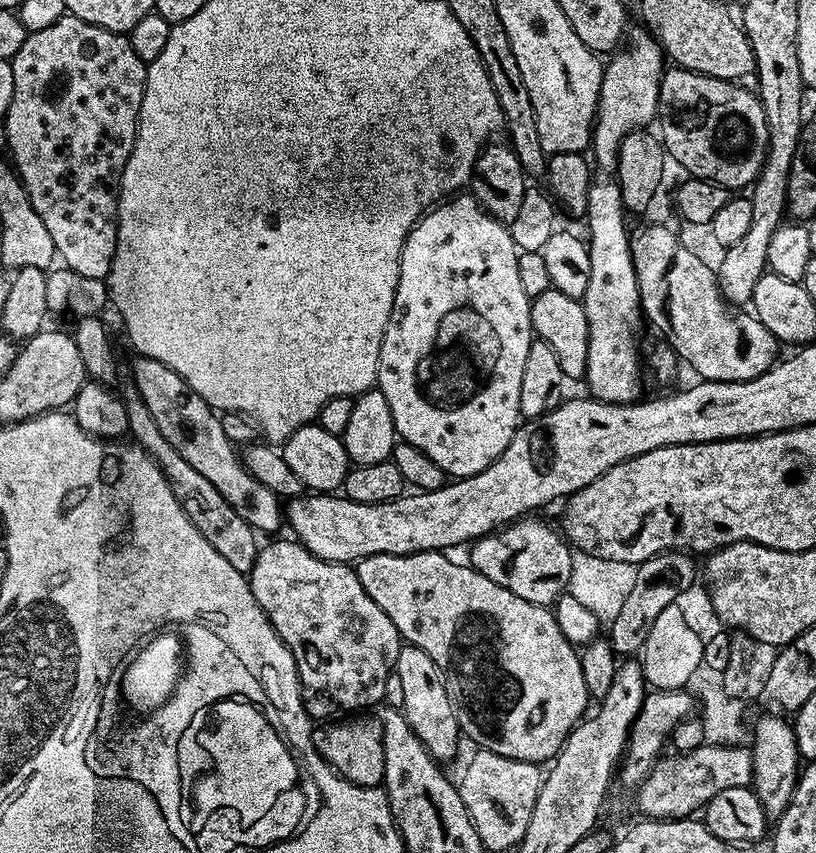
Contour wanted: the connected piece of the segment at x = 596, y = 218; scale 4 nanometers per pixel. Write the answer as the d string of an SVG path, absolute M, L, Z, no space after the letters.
M600 178L588 187L588 197L586 198L586 210L584 216L588 220L588 236L586 235L586 243L588 245L588 253L590 254L590 283L586 285L586 294L583 298L583 306L586 310L586 326L590 330L590 346L586 350L586 370L583 379L588 380L588 388L593 397L607 404L634 404L641 399L640 393L640 364L642 368L642 352L640 356L640 327L645 327L646 317L640 307L640 287L638 286L638 278L634 270L634 262L632 261L632 250L630 247L630 228L624 225L624 216L626 217L626 209L622 202L622 190L619 183L612 178Z

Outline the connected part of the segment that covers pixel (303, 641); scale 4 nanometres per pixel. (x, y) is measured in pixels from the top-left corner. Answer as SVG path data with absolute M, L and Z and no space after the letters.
M287 539L276 540L273 544L265 543L260 549L252 571L247 573L247 577L248 585L258 602L258 606L262 606L266 618L270 618L274 630L280 635L282 642L288 647L290 654L294 658L296 669L298 670L298 678L300 679L300 696L304 700L305 713L311 716L313 721L324 722L337 714L352 714L357 710L371 709L368 707L371 704L378 703L383 698L384 691L388 688L388 680L390 684L393 679L396 659L402 647L400 631L394 626L394 622L390 622L390 618L386 618L386 614L382 614L382 606L378 606L378 602L374 602L374 598L370 598L370 594L366 594L362 582L358 582L358 574L352 564L335 564L329 560L323 560L310 550L306 550L303 544L295 539Z

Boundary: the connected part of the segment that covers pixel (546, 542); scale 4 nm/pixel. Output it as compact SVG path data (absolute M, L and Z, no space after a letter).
M521 518L489 536L481 536L471 545L470 564L510 594L518 594L526 602L552 606L568 591L573 549L557 529L556 533L546 521L532 519L536 518Z

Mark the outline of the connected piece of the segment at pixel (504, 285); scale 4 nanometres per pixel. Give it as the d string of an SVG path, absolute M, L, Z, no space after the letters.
M456 194L447 202L441 202L428 209L419 222L410 230L400 255L400 273L398 274L398 290L394 294L394 306L390 310L390 322L386 322L386 334L382 334L382 350L378 354L378 370L375 387L386 394L386 402L390 406L390 414L394 414L394 426L397 437L410 446L418 446L422 454L426 454L442 470L452 478L473 476L486 466L490 466L510 446L510 438L516 433L521 423L520 395L522 394L522 369L526 366L526 354L530 354L530 346L534 339L532 331L531 299L522 290L522 282L518 275L518 258L520 252L512 237L511 227L495 220L471 194Z

